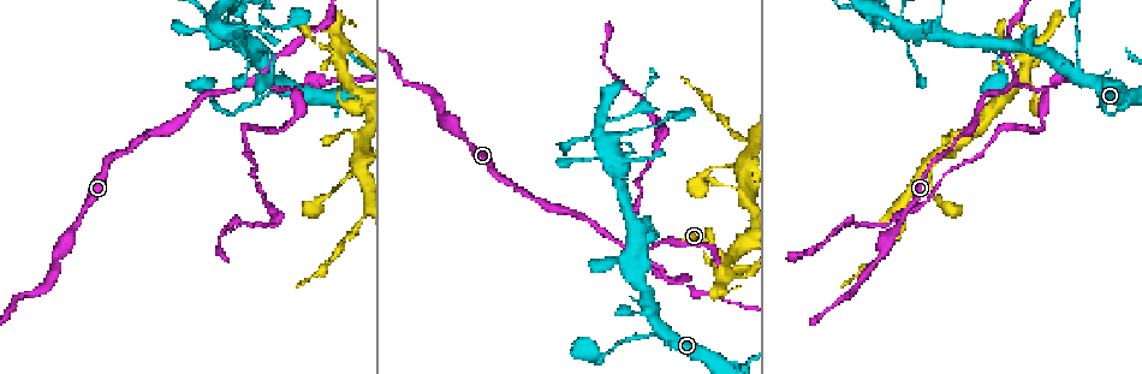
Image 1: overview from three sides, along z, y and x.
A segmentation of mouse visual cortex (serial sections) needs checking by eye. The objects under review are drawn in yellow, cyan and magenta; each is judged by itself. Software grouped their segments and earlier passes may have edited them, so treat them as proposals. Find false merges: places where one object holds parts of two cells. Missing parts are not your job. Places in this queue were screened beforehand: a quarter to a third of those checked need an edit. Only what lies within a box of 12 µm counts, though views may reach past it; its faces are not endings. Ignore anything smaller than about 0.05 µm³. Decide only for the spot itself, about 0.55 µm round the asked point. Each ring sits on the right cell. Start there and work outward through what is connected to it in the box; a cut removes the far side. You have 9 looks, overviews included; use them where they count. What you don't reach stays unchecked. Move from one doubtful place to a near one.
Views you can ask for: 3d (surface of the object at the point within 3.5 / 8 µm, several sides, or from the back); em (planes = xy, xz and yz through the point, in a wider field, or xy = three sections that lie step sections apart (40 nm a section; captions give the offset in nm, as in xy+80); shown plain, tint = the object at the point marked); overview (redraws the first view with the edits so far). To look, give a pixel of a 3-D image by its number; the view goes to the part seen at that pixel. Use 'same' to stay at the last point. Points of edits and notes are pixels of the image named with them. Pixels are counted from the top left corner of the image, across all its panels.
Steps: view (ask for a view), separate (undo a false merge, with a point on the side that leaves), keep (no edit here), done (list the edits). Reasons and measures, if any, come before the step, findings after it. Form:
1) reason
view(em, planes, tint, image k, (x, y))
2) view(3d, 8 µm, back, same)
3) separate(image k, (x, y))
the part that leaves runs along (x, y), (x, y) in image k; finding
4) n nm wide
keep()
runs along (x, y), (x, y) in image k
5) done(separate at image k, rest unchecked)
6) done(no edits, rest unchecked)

four arms meet
view(3d, 8 µm, image 1, (938, 23))

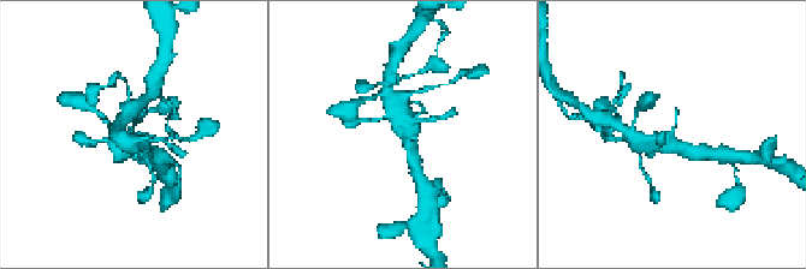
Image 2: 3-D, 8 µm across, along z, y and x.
zoom in
view(3d, 3.5 µm, image 2, (672, 139))

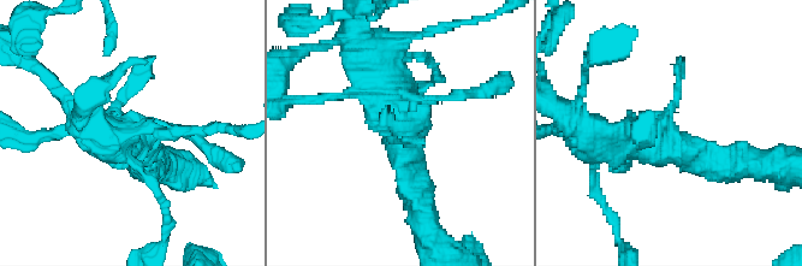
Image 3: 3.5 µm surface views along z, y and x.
keep()
runs along (413, 187), (390, 88), (364, 48) in image 3; all the same cell

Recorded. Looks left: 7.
sharp bend
view(3d, 3.5 µm, back, image 1, (1025, 61))

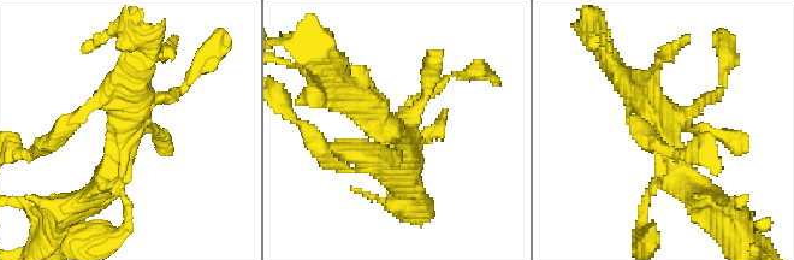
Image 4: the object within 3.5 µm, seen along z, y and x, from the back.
view(em, xy, step 3, tint, image 4, (402, 129))

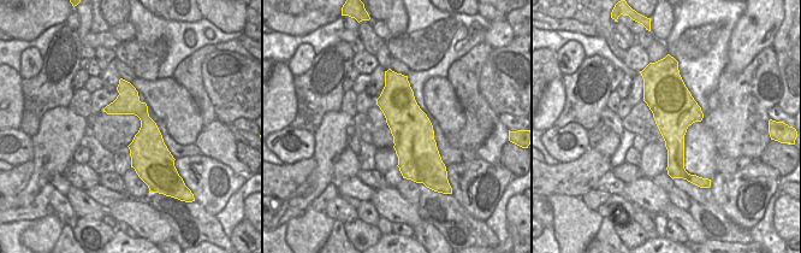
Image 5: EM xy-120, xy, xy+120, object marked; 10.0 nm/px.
view(em, xy, step 5, tint, same)

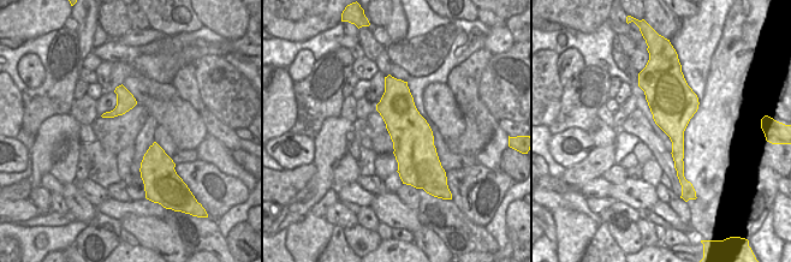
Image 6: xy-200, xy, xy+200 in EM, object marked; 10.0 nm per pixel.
keep()
runs along (175, 94), (134, 116), (98, 194) in image 4; continuous, no second cell

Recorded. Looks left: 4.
abrupt turn
view(3d, 3.5 µm, image 1, (1044, 91))

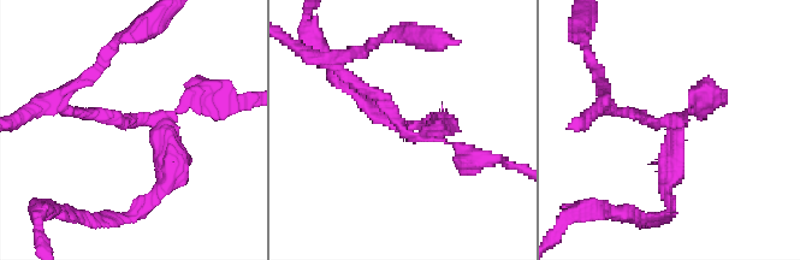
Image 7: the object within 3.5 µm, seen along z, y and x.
need the tissue
view(em, xy, step 3, tint, image 7, (132, 122))

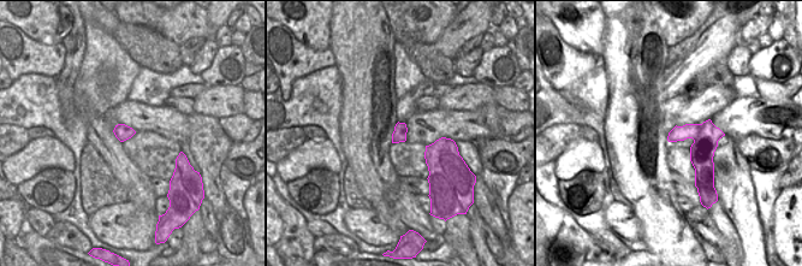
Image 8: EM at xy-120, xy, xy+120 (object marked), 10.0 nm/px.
separate(image 7, (161, 163))
a second cell is stuck on

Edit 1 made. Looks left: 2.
view(3d, 3.5 µm, image 1, (355, 168))

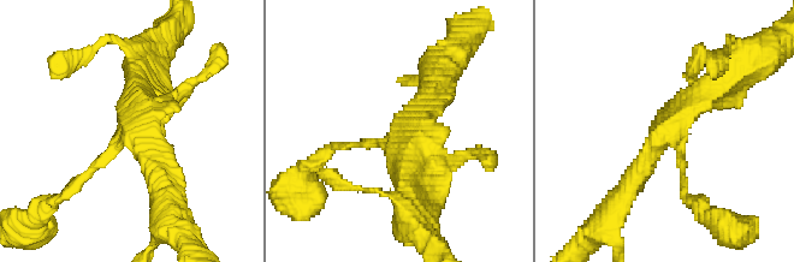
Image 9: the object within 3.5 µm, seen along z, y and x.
4 arms; arms of 100, 250, 300, 350 nm; now the EM
view(em, planes, tint, image 9, (679, 133))

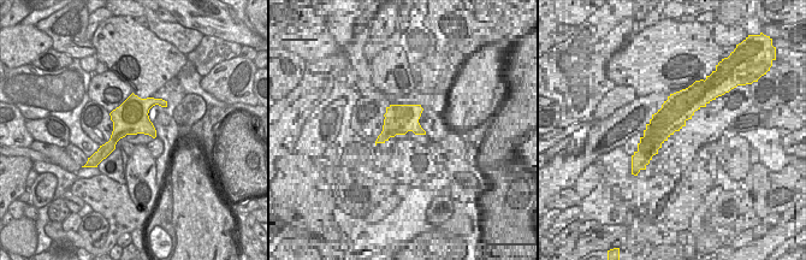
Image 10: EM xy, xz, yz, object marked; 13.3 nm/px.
keep()
runs along (137, 79), (144, 113), (70, 190) in image 9; all the same cell

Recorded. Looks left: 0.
done(separate at image 7, rest unchecked)

